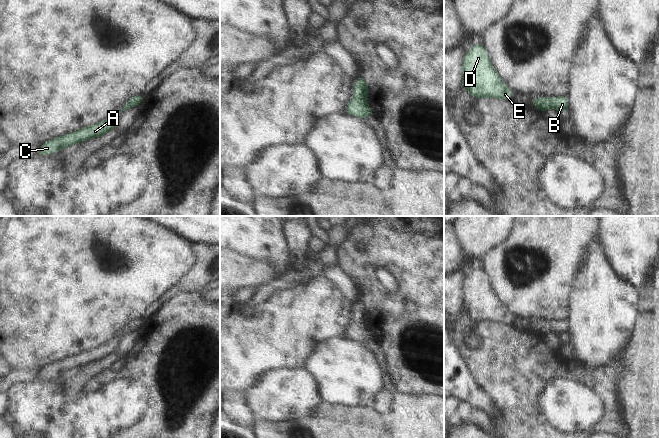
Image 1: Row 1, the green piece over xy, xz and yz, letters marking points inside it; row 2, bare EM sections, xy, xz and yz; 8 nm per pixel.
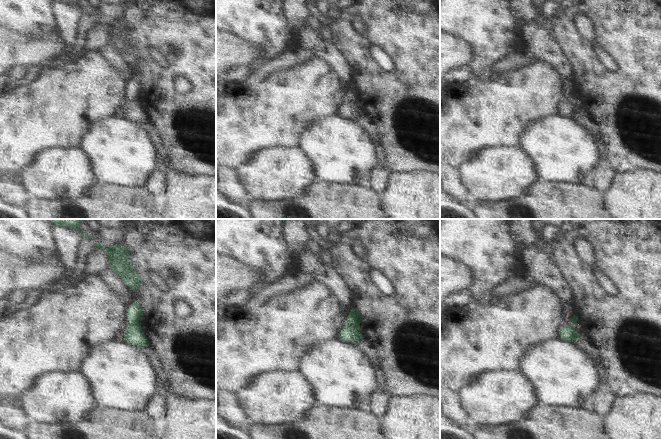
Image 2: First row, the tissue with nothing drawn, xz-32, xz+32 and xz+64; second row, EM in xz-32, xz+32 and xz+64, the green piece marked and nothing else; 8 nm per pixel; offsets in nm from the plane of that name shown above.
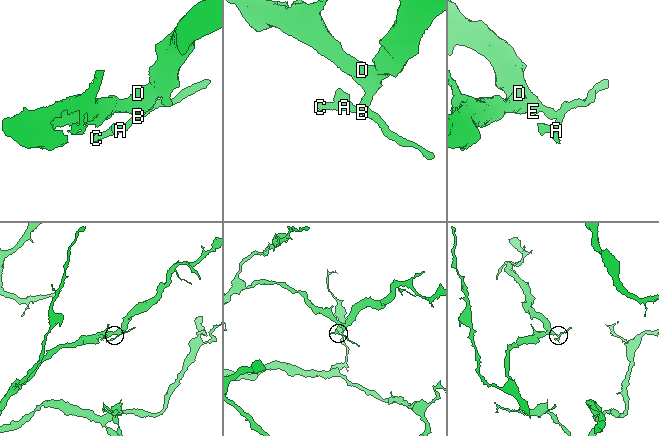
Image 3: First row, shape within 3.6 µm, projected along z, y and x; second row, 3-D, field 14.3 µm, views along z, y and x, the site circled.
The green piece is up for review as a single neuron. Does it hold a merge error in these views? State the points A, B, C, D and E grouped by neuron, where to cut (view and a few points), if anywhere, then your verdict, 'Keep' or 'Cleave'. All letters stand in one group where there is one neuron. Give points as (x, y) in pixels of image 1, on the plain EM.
Groups: A B C D E. No split. Keep.

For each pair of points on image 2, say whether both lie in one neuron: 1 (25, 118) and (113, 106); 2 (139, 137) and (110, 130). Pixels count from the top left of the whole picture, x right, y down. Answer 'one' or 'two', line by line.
1: one
2: one

